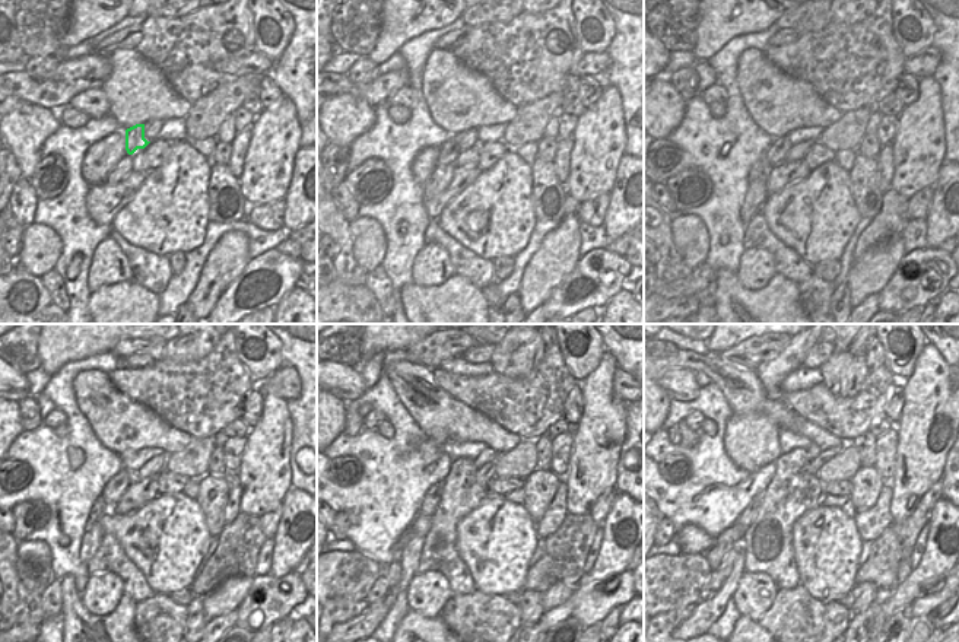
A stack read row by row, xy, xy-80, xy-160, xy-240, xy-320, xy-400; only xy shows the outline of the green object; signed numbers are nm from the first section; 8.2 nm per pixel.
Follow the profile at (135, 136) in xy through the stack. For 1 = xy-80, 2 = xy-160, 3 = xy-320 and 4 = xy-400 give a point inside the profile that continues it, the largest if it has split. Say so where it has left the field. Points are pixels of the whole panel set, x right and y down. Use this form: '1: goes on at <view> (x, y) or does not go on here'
1: goes on at xy-80 (450, 151)
2: goes on at xy-160 (761, 168)
3: goes on at xy-320 (407, 534)
4: goes on at xy-400 (714, 556)

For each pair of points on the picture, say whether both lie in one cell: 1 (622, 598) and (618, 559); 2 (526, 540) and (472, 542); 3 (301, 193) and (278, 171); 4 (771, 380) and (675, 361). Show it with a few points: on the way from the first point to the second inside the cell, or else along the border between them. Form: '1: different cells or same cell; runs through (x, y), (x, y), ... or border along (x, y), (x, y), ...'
1: different cells; border along (626, 569), (616, 575)
2: same cell; runs through (513, 540), (494, 540), (489, 536), (485, 539)
3: different cells; border along (298, 149), (294, 158), (292, 180), (283, 199)
4: different cells; border along (753, 371), (765, 394), (769, 399), (780, 400)

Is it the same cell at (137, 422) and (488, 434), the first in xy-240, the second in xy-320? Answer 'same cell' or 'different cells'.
same cell

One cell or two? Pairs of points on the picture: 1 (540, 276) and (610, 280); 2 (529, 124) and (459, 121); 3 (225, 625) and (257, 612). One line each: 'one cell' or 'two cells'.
1: two cells
2: two cells
3: two cells

